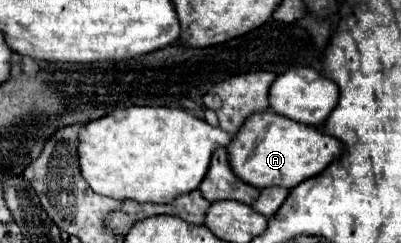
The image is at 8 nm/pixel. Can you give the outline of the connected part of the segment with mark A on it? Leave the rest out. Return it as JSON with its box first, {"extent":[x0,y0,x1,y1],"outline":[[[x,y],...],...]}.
{"extent":[226,112,342,188],"outline":[[[260,112],[244,120],[226,150],[228,164],[242,182],[256,188],[294,188],[296,184],[320,174],[334,158],[338,158],[342,154],[342,144],[312,126],[298,124],[274,112]]]}

